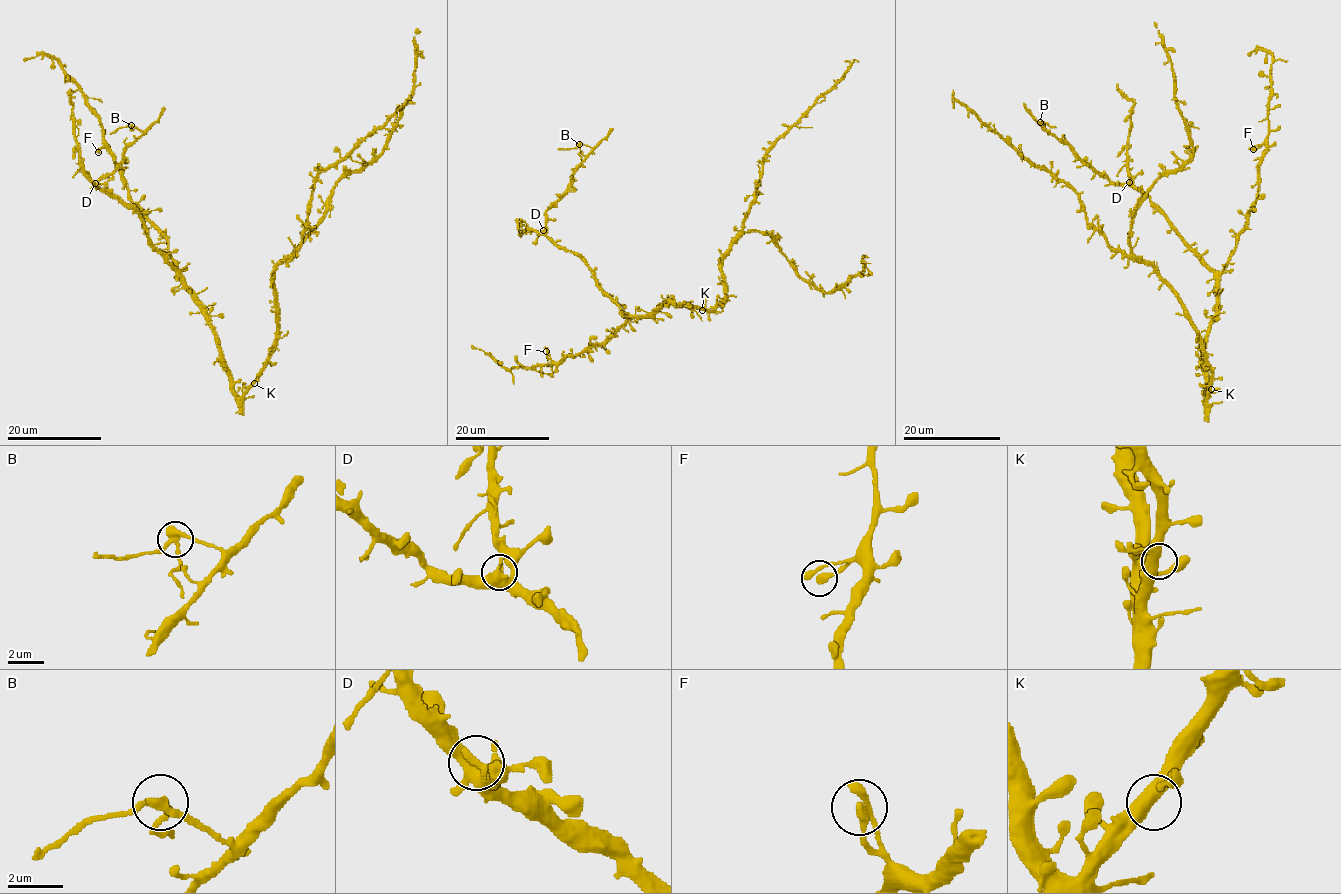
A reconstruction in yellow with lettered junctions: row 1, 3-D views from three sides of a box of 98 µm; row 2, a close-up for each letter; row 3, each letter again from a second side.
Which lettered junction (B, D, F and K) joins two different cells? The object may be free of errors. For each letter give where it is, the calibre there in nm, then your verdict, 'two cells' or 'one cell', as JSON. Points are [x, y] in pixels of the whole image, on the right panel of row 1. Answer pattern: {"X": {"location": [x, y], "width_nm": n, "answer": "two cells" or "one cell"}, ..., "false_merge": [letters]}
{"B": {"location": [1040, 122], "width_nm": 280, "answer": "two cells"}, "D": {"location": [1129, 182], "width_nm": 340, "answer": "one cell"}, "F": {"location": [1253, 149], "width_nm": 340, "answer": "one cell"}, "K": {"location": [1211, 389], "width_nm": 400, "answer": "one cell"}, "false_merge": ["B"]}

